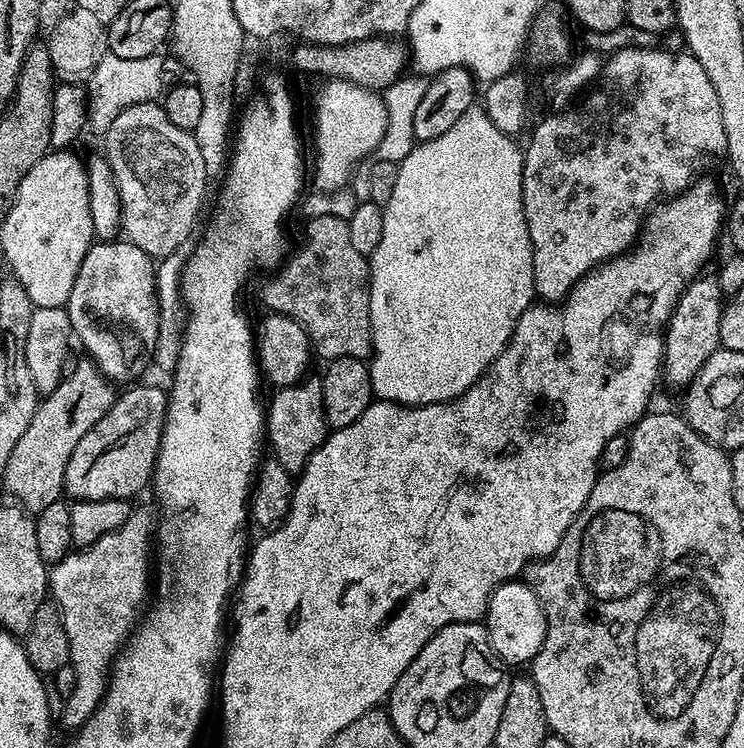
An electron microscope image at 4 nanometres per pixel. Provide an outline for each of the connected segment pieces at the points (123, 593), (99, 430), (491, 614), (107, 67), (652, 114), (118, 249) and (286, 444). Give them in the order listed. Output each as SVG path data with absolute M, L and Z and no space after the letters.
M111 532L90 546L76 548L51 565L48 573L50 596L60 609L62 626L66 626L66 638L70 642L68 662L76 675L74 694L63 701L64 724L71 730L80 729L104 699L112 662L132 635L145 607L148 562L150 552L124 552L124 546L120 546Z
M145 382L137 383L135 386L129 387L129 392L121 391L117 395L115 402L110 406L108 413L103 416L93 428L86 430L86 434L82 434L82 438L78 441L78 446L74 446L74 452L70 454L70 462L66 462L66 474L64 475L64 489L65 493L72 495L73 501L77 500L126 500L131 501L132 496L136 496L145 487L149 487L152 472L156 469L156 455L160 449L160 439L162 438L162 430L164 429L164 415L168 409L168 394L162 387L155 388L152 384L144 384Z
M520 578L496 587L494 594L488 600L488 610L482 617L482 623L488 630L490 646L508 666L531 665L538 650L542 650L542 642L546 642L548 619L544 613L544 603L532 587Z
M107 55L94 66L94 74L86 81L86 95L88 98L88 123L89 129L93 128L97 134L108 131L108 127L130 106L151 104L161 99L165 91L164 64L159 55L146 58L118 58Z
M644 47L620 48L611 53L603 61L599 76L596 77L587 95L583 97L585 100L581 104L573 103L568 106L573 106L573 108L566 109L564 113L556 112L553 116L546 117L536 129L535 127L531 129L531 132L533 131L532 141L524 148L522 206L532 243L534 286L536 296L541 301L559 302L563 300L573 286L597 264L604 264L607 260L613 260L614 257L629 251L636 243L640 229L653 205L661 198L675 198L681 192L685 192L697 179L696 171L699 170L700 164L707 162L708 156L723 157L728 151L726 130L722 130L722 109L718 107L718 94L714 94L714 85L710 83L710 78L706 78L706 70L702 70L702 62L698 62L691 54L679 56L681 53L676 50Z
M124 238L93 243L86 258L82 258L66 307L75 339L80 339L81 346L88 348L92 363L109 380L127 385L143 377L140 375L148 360L150 364L153 359L156 339L160 336L153 257Z
M305 378L289 388L277 388L271 394L272 401L266 404L266 440L272 443L274 458L293 474L304 471L306 462L324 445L324 437L330 429L324 419L322 383L319 379Z

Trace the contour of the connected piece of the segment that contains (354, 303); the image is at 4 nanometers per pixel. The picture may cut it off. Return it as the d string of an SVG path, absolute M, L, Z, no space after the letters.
M343 215L314 217L304 228L304 241L293 252L291 249L282 267L269 276L272 277L268 285L260 292L267 311L289 316L301 324L308 331L317 357L324 356L325 361L338 358L367 361L371 357L370 264L354 250Z

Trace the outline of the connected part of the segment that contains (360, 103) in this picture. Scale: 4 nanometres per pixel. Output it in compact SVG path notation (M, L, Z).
M325 79L321 84L324 85L316 92L316 109L312 112L312 124L316 127L312 132L312 148L316 151L316 184L324 192L336 192L351 178L352 171L375 153L387 128L387 106L379 91L363 88L352 81Z

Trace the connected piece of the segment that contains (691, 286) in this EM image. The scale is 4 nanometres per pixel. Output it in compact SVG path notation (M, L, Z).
M701 274L688 283L664 333L662 376L665 381L668 379L674 387L683 389L692 383L698 370L702 370L702 366L706 366L708 359L720 348L718 326L725 303L726 296L721 292L715 275Z

